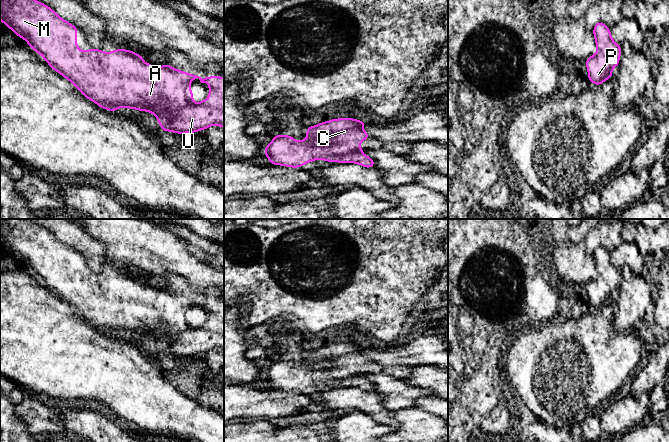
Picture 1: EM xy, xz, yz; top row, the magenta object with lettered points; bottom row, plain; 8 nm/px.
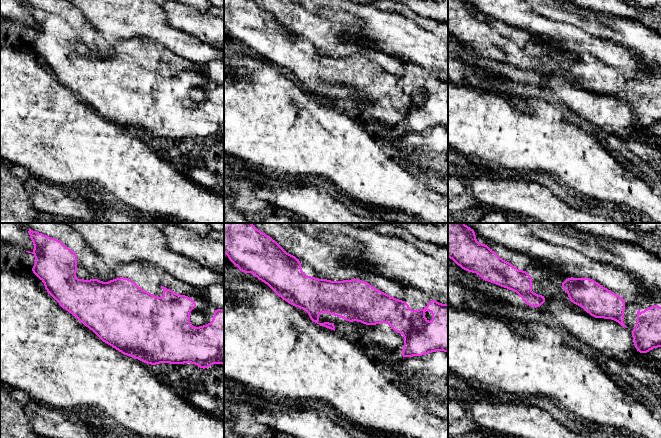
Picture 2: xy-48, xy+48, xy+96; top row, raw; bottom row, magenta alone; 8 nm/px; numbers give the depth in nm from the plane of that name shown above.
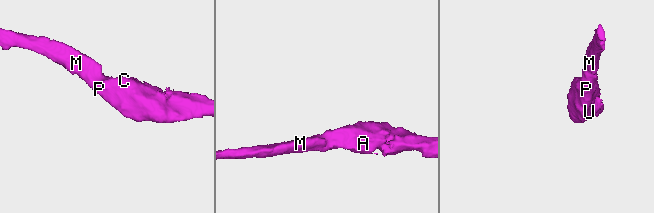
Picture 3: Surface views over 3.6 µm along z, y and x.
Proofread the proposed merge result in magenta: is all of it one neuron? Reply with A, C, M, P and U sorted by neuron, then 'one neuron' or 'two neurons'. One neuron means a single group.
groups A C M P U; one neuron

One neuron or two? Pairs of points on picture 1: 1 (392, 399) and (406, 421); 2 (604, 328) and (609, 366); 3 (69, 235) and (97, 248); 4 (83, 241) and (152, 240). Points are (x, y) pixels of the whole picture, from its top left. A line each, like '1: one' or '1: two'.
1: two
2: one
3: one
4: two

